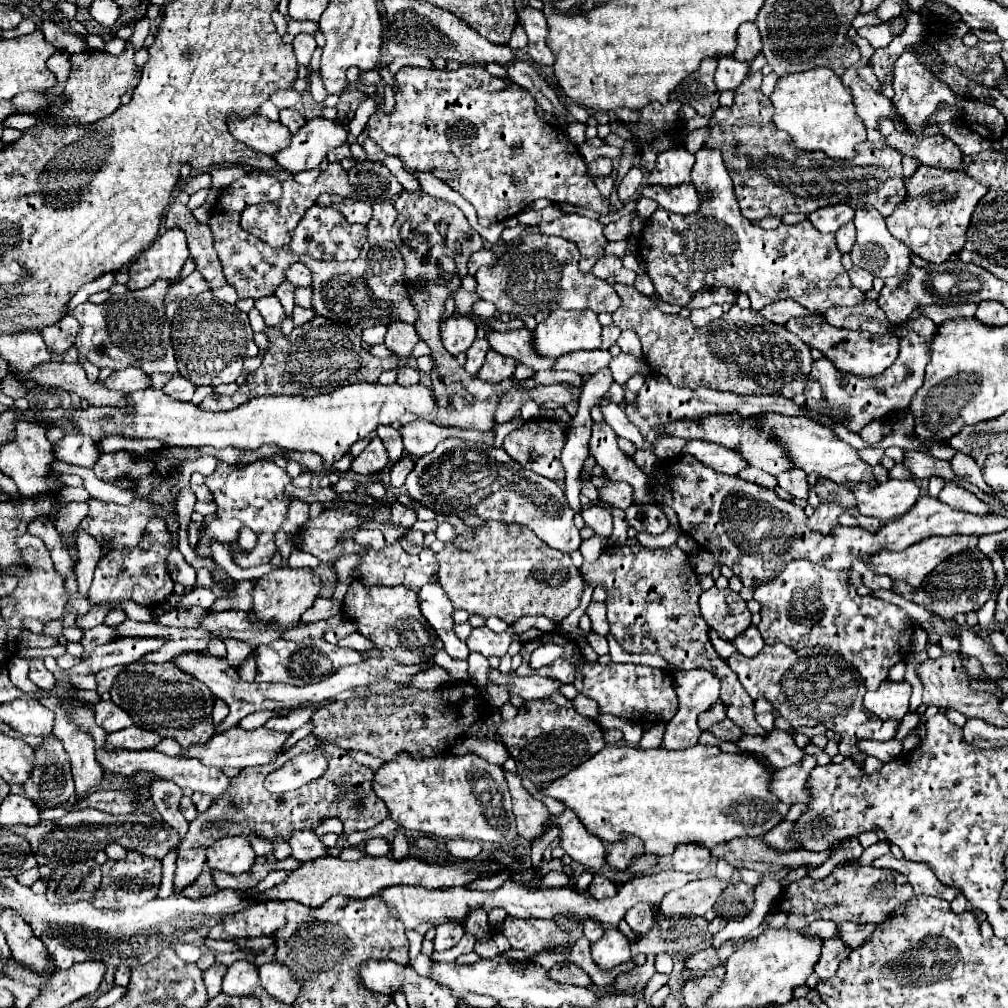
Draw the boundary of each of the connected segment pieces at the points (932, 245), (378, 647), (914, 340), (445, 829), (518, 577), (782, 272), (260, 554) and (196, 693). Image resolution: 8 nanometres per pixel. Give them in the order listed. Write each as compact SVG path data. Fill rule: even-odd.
M921 164L913 176L905 176L903 182L907 196L893 214L885 218L889 232L909 246L913 254L933 264L941 264L949 256L959 254L965 246L965 232L969 228L971 214L987 188L969 178L963 170L941 170L925 164Z
M355 580L343 600L343 616L353 620L357 624L357 632L375 644L373 650L361 652L363 660L393 658L399 664L419 664L431 660L443 648L443 642L437 638L431 624L423 620L415 592L405 586L361 586Z
M919 316L913 322L907 322L897 334L901 338L901 350L895 364L891 364L887 370L883 370L877 376L861 378L853 374L839 372L833 363L822 357L812 364L811 374L805 386L807 406L809 408L831 408L831 404L843 404L847 412L851 412L851 420L855 420L855 432L861 432L865 424L869 424L875 418L883 418L889 412L903 412L915 390L923 384L925 366L929 362L927 356L927 344L931 344L931 336L935 334L937 324L929 320L927 316Z
M475 754L465 756L433 756L431 760L419 760L415 756L397 756L391 762L385 762L373 780L375 794L385 800L389 816L403 830L419 832L437 840L479 840L495 846L509 846L517 838L515 814L511 810L511 794L505 780L505 770L499 764L489 764Z
M455 516L449 522L457 524L459 538L445 544L437 562L439 582L455 608L483 618L493 614L507 624L521 616L547 616L559 624L579 606L583 594L579 570L569 556L547 548L529 528L495 520L487 520L478 528L465 528Z
M699 148L695 154L695 166L691 172L693 186L699 188L699 192L715 192L715 200L707 200L699 212L679 216L673 212L667 212L665 208L657 208L651 218L645 222L645 228L639 236L639 256L645 262L647 276L651 272L651 282L655 286L655 292L659 298L667 304L679 304L685 306L699 288L715 288L715 286L727 286L735 292L745 292L751 298L751 308L759 310L767 304L773 304L775 300L795 300L803 308L807 308L813 314L823 314L827 308L835 304L859 304L859 300L865 300L865 294L855 288L849 280L847 270L841 264L841 252L835 244L835 234L821 234L809 220L803 220L799 224L781 224L777 230L763 230L755 224L751 224L735 204L735 194L731 192L731 178L723 164L721 150L717 148Z
M257 460L257 462L245 464L241 470L233 470L227 462L219 462L215 472L205 478L205 486L211 490L211 494L217 502L217 520L209 522L209 528L201 536L201 542L197 546L197 554L203 558L209 558L211 556L211 550L209 550L211 538L217 538L221 544L229 546L229 542L237 540L239 526L249 526L259 534L259 542L251 552L233 552L233 560L235 560L235 564L239 564L243 568L267 564L277 550L273 538L275 538L277 530L281 528L281 522L287 514L289 500L285 498L283 488L289 482L291 482L289 474L283 468L279 468L275 462L269 462L269 460Z
M131 662L125 666L125 672L129 672L131 676L121 676L109 690L109 694L117 706L131 714L137 726L159 732L163 738L175 738L183 748L211 740L211 736L215 734L211 718L215 696L203 682L185 674L173 662Z

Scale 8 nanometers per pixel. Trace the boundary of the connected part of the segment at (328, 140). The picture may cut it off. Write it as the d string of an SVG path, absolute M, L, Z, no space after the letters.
M325 118L307 120L295 134L287 148L275 152L271 158L291 174L313 170L327 158L327 154L347 140L347 126Z

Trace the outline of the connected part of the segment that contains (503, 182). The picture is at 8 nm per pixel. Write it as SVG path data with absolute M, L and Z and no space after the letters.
M405 66L395 78L395 112L385 114L383 104L379 104L379 112L367 122L369 136L387 154L399 156L407 172L431 172L457 190L477 210L481 226L503 222L529 208L537 198L585 206L603 216L617 212L611 208L609 198L603 198L595 182L587 176L587 164L579 148L561 128L551 126L537 114L537 104L529 90L491 76L483 66L461 66L457 72Z

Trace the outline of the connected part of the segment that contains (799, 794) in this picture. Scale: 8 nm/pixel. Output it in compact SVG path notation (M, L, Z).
M805 756L799 764L777 770L769 784L769 790L785 804L805 804L809 800L805 782L807 782L811 768L815 768L815 766L817 766L815 758Z

